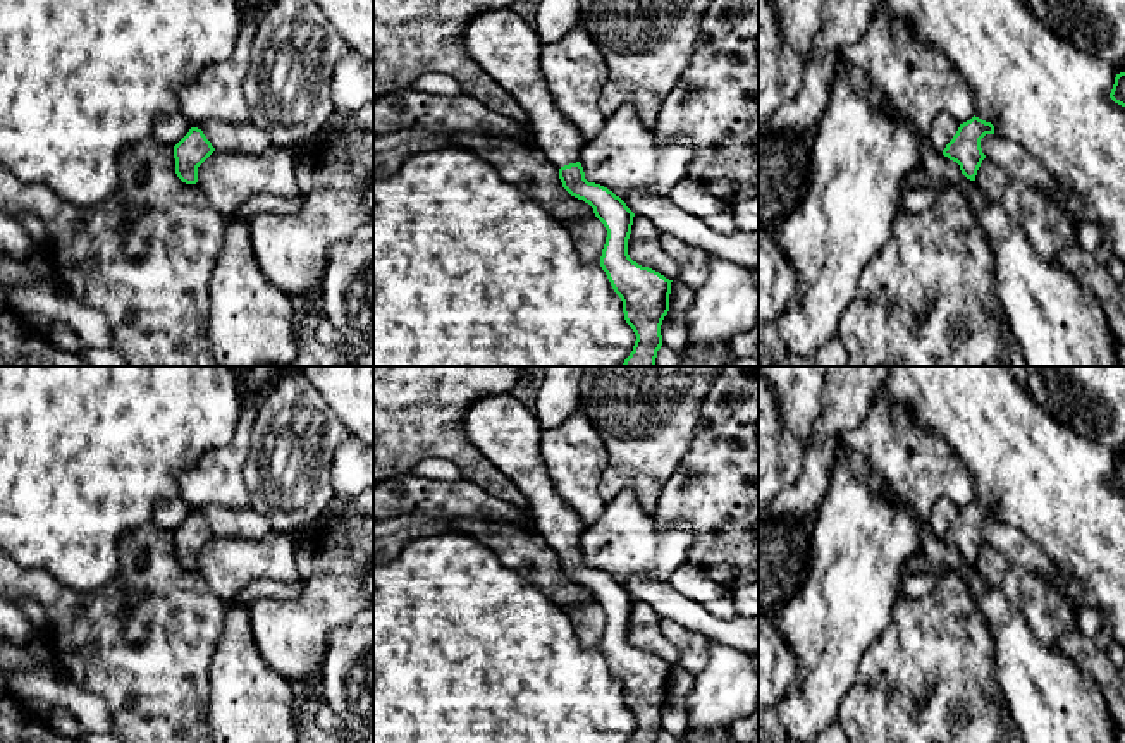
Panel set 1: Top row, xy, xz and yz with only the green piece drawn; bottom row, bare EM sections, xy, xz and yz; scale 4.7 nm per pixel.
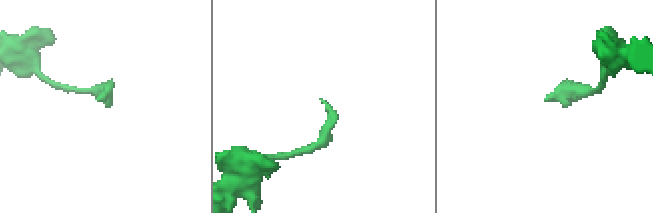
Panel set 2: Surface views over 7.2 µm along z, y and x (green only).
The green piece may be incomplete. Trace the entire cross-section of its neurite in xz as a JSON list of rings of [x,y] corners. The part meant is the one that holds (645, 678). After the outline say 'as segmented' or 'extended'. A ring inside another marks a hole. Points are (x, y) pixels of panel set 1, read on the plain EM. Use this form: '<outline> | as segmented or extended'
[[[511,394],[483,396],[468,408],[464,433],[523,492],[537,531],[559,554],[562,573],[588,588],[604,609],[607,623],[600,652],[621,683],[624,705],[636,721],[628,743],[657,743],[673,666],[630,643],[628,624],[635,599],[612,576],[585,564],[580,538],[587,526],[559,497],[545,470],[538,449],[542,427],[535,413]]] | extended

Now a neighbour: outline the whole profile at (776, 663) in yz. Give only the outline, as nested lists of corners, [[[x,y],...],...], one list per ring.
[[[759,616],[759,715],[784,700],[795,671],[796,659],[778,629],[778,619]]]

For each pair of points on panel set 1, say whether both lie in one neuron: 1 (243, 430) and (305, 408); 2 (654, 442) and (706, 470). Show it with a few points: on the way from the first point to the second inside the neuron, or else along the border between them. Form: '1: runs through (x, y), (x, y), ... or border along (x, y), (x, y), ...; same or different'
1: border along (258, 398), (250, 451), (241, 466); different
2: border along (699, 420), (690, 448), (661, 492); different

